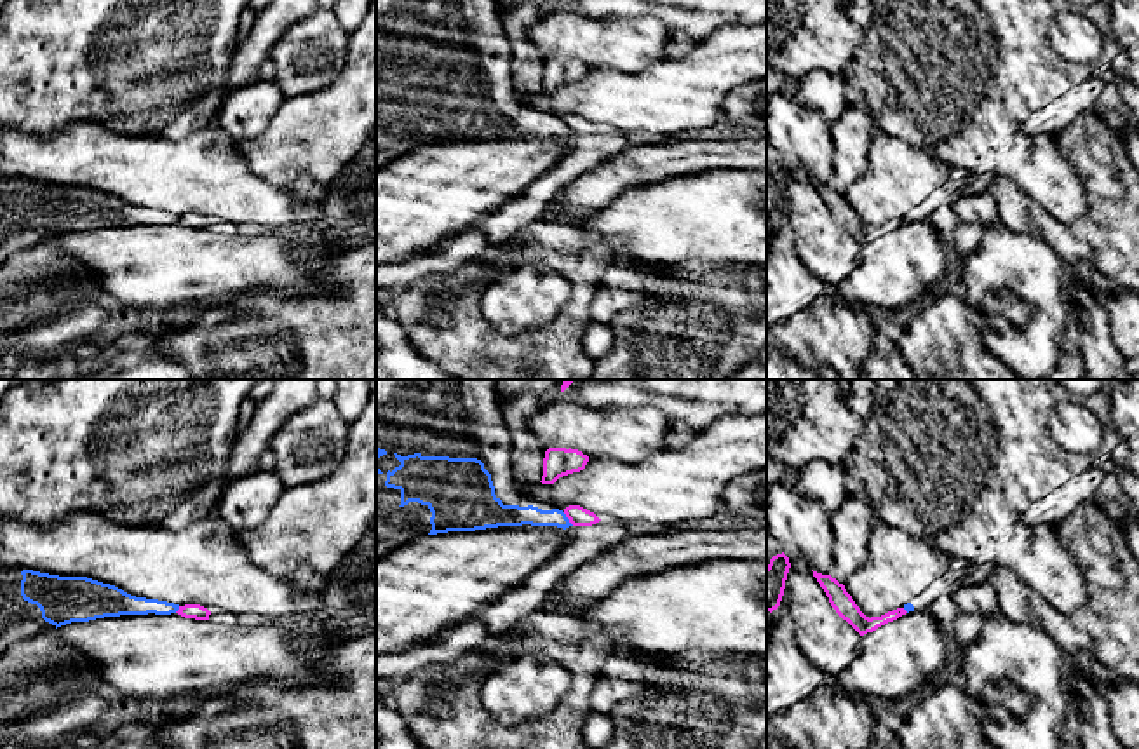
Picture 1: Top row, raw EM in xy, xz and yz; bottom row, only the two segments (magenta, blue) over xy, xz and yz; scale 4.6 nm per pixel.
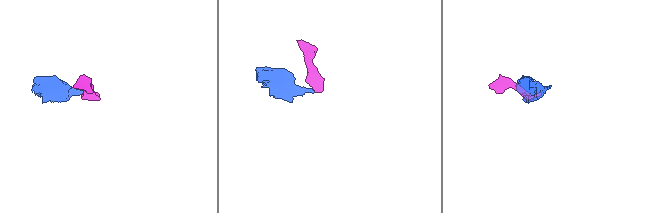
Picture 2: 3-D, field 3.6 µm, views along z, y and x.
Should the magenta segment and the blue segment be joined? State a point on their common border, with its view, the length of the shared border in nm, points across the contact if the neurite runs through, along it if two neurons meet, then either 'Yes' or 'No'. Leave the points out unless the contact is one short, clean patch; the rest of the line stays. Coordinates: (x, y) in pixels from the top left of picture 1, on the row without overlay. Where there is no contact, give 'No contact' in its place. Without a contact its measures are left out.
Touches magenta at xz (568, 128). Shared border 80 nm. Boundary: xz (563, 122), (573, 134). No

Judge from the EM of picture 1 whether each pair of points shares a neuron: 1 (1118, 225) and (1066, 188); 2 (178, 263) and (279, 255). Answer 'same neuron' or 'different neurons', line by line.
1: different neurons
2: same neuron

